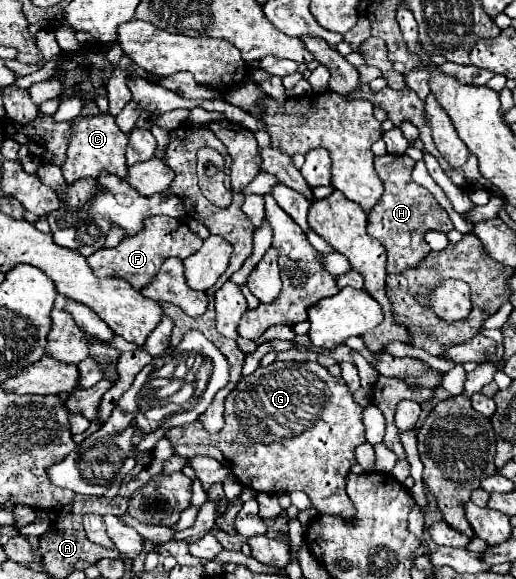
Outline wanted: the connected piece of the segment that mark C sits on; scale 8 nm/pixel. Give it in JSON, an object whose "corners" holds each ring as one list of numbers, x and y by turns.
{"corners":[[100,113,98,117,78,115,76,119,72,119,72,141,68,143,66,161,62,165,66,183,74,183,80,177,98,177,102,169,116,173,118,177,126,177,128,173,126,157,124,157,126,145,128,145,128,135,118,129,112,115,104,115,104,113]]}

